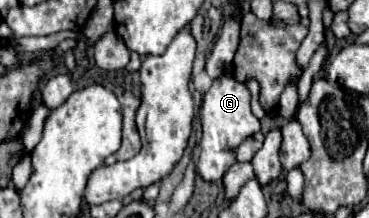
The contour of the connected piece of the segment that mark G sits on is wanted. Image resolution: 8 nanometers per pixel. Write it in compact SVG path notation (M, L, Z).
M222 76L216 78L212 88L204 94L204 104L202 104L202 142L200 142L200 160L196 164L198 174L206 182L218 182L224 172L236 162L236 148L252 134L260 130L258 118L250 110L250 92L244 82L234 80L232 76Z

